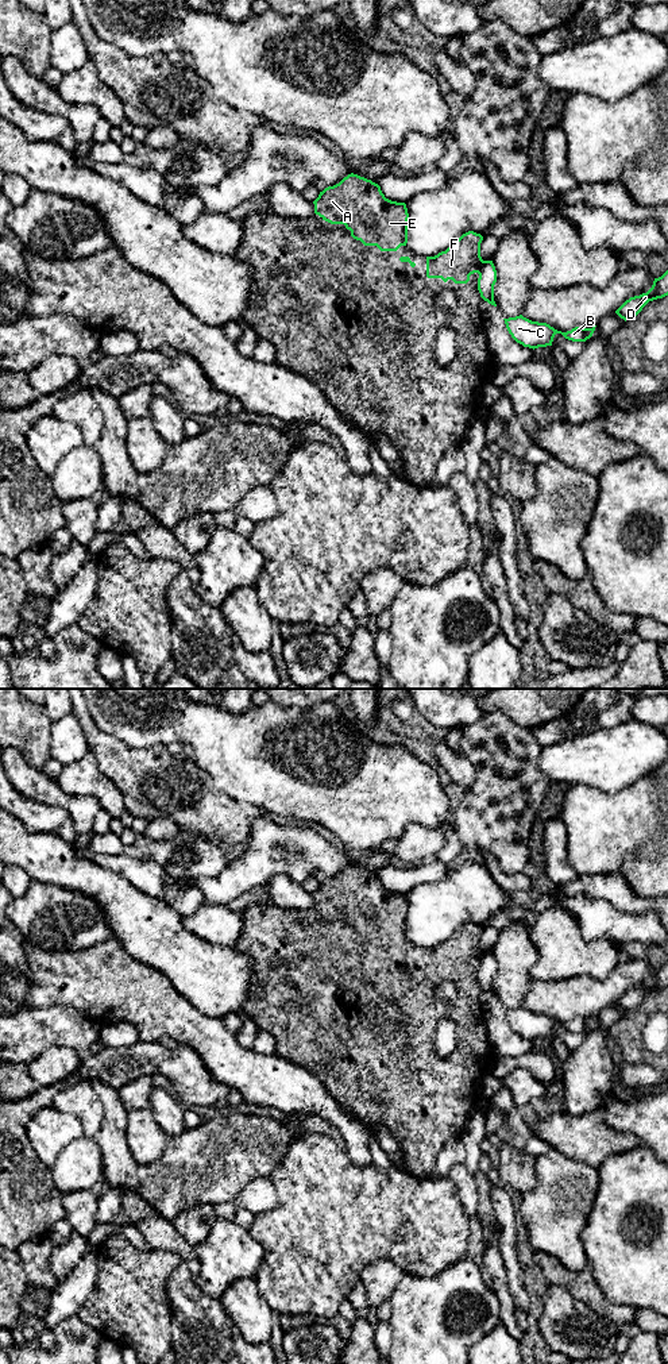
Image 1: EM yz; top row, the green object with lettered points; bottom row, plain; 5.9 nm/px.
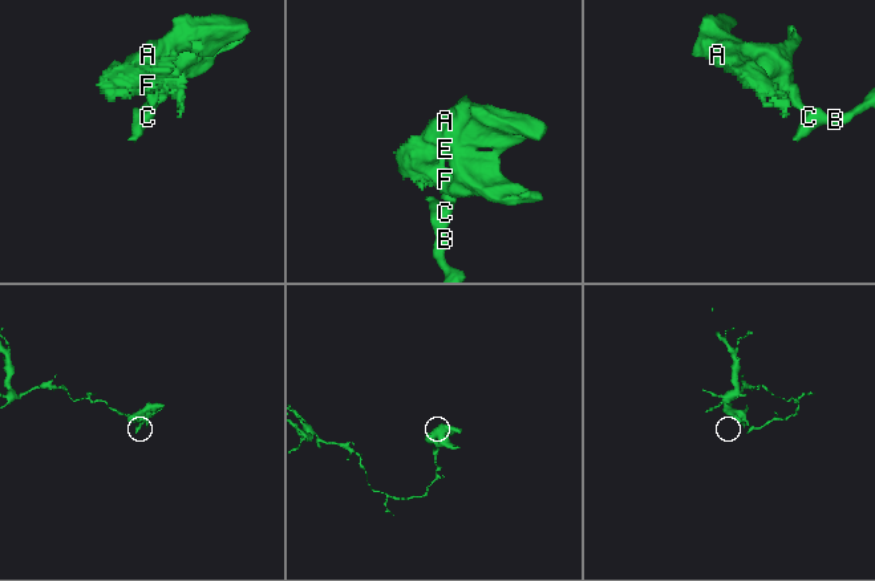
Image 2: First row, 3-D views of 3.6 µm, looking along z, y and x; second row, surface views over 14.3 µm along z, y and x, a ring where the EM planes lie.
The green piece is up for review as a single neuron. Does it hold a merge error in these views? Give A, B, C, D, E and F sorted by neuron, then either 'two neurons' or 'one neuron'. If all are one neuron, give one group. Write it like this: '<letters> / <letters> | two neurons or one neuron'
A E F / B C D | two neurons

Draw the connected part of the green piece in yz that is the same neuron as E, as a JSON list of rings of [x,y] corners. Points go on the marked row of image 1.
[[[351,173],[320,192],[313,204],[316,215],[331,224],[344,224],[364,246],[397,251],[408,243],[406,204],[386,199],[371,180]]]

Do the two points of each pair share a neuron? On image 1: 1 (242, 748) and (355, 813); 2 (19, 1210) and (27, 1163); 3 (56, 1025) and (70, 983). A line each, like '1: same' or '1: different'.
1: same
2: same
3: different

